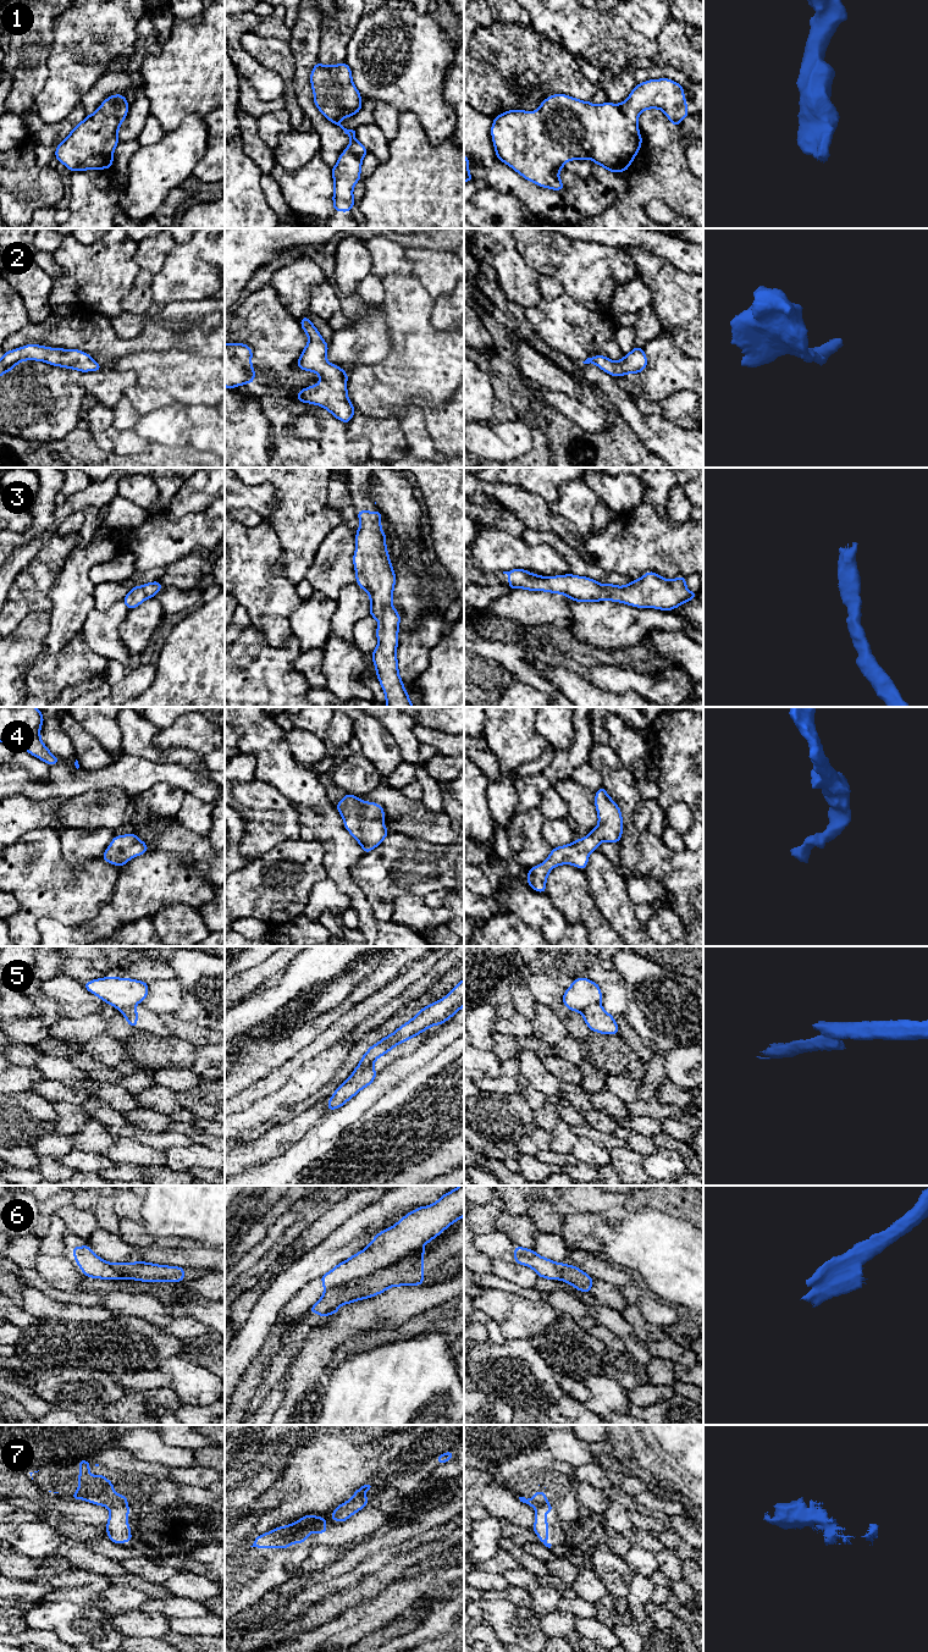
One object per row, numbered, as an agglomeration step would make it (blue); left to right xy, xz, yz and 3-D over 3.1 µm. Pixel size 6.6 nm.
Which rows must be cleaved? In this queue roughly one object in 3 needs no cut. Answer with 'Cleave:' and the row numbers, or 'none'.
Cleave: 5, 6, 7

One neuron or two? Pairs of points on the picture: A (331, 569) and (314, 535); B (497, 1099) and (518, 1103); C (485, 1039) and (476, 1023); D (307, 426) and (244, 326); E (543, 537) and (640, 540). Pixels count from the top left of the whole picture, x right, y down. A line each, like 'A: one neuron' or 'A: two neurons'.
A: two neurons
B: one neuron
C: one neuron
D: one neuron
E: two neurons

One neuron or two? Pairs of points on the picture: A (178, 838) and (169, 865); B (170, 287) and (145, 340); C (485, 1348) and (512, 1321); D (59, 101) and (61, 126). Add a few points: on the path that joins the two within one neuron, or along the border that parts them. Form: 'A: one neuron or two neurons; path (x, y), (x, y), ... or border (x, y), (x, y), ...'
A: two neurons; border (149, 849), (175, 852), (188, 863), (200, 861)
B: two neurons; border (194, 299), (177, 299), (166, 305)
C: two neurons; border (507, 1338), (525, 1338), (528, 1341)
D: two neurons; border (67, 116), (48, 125)

